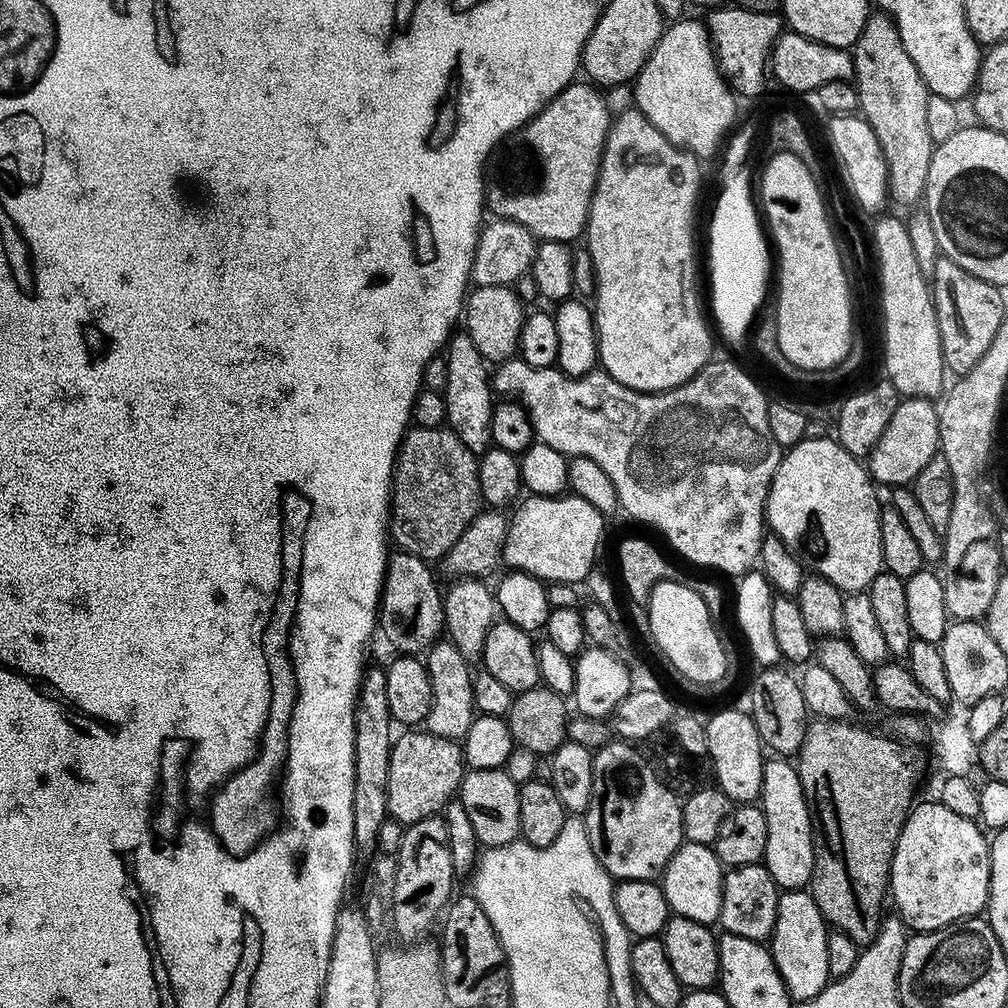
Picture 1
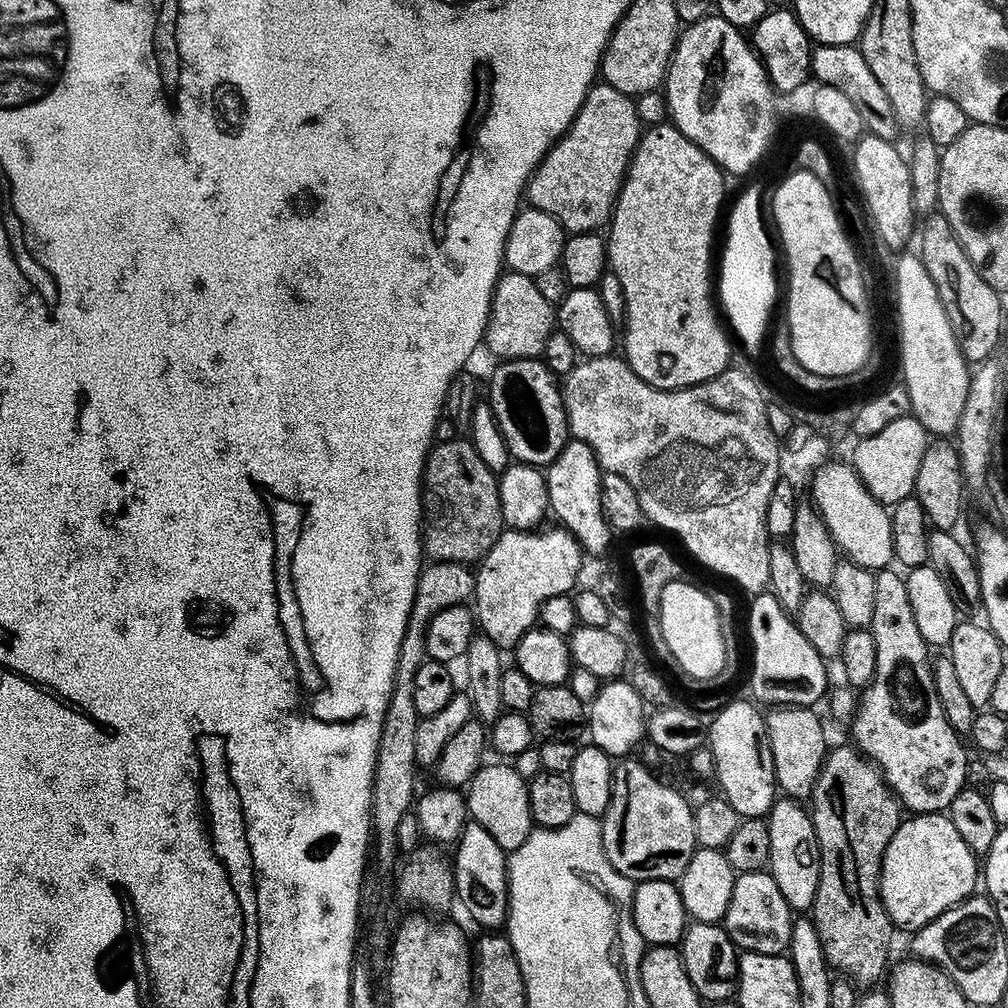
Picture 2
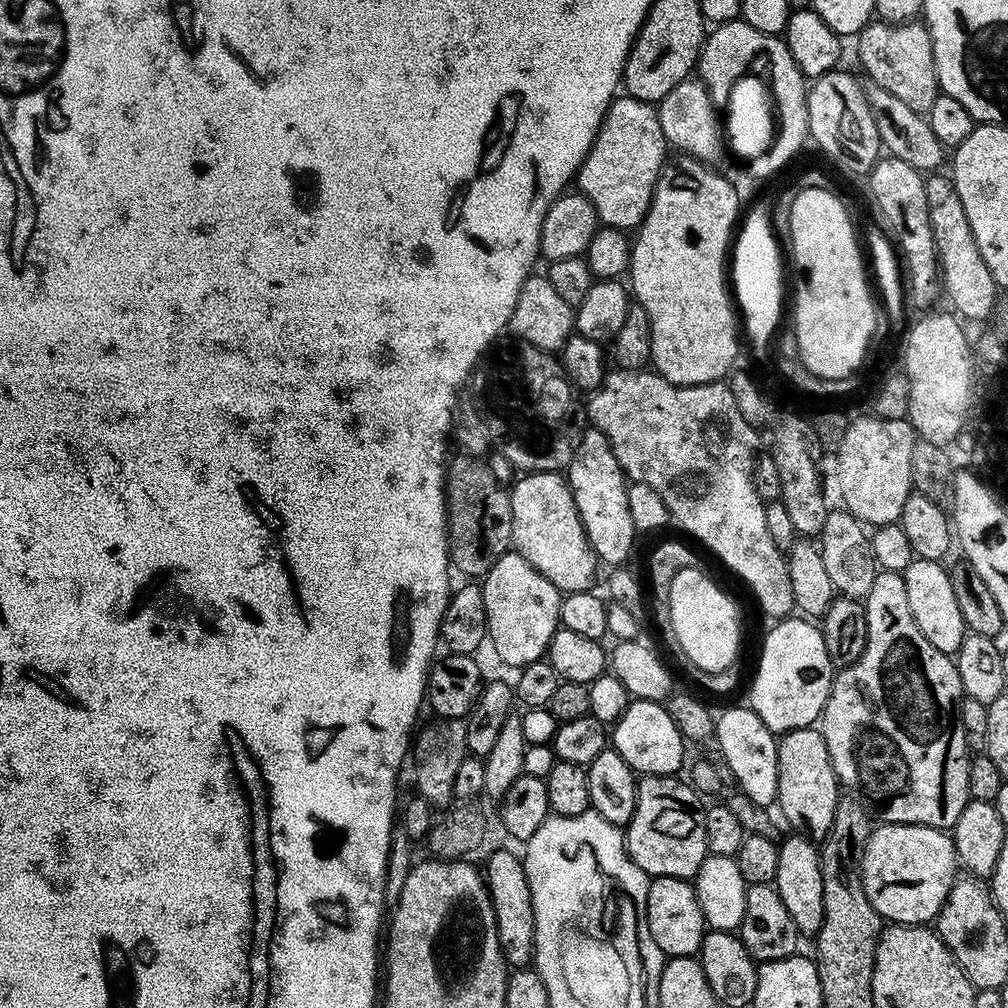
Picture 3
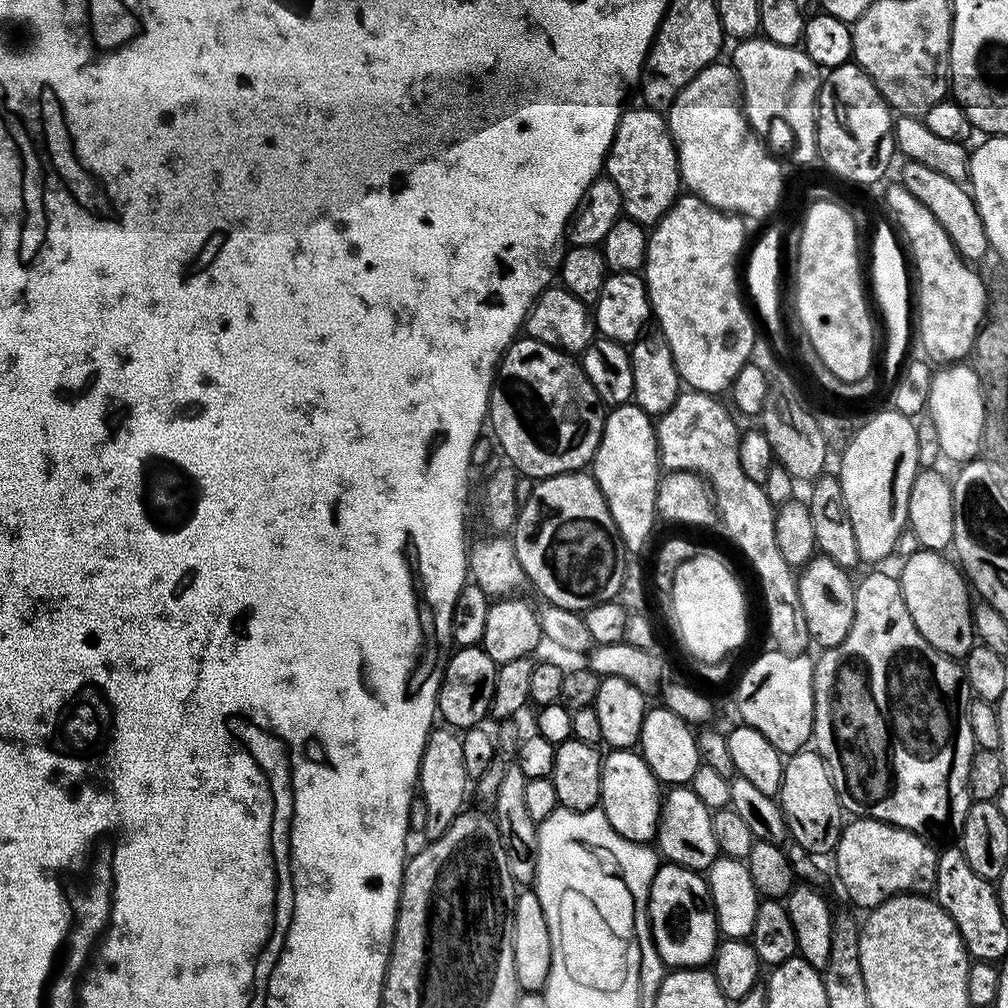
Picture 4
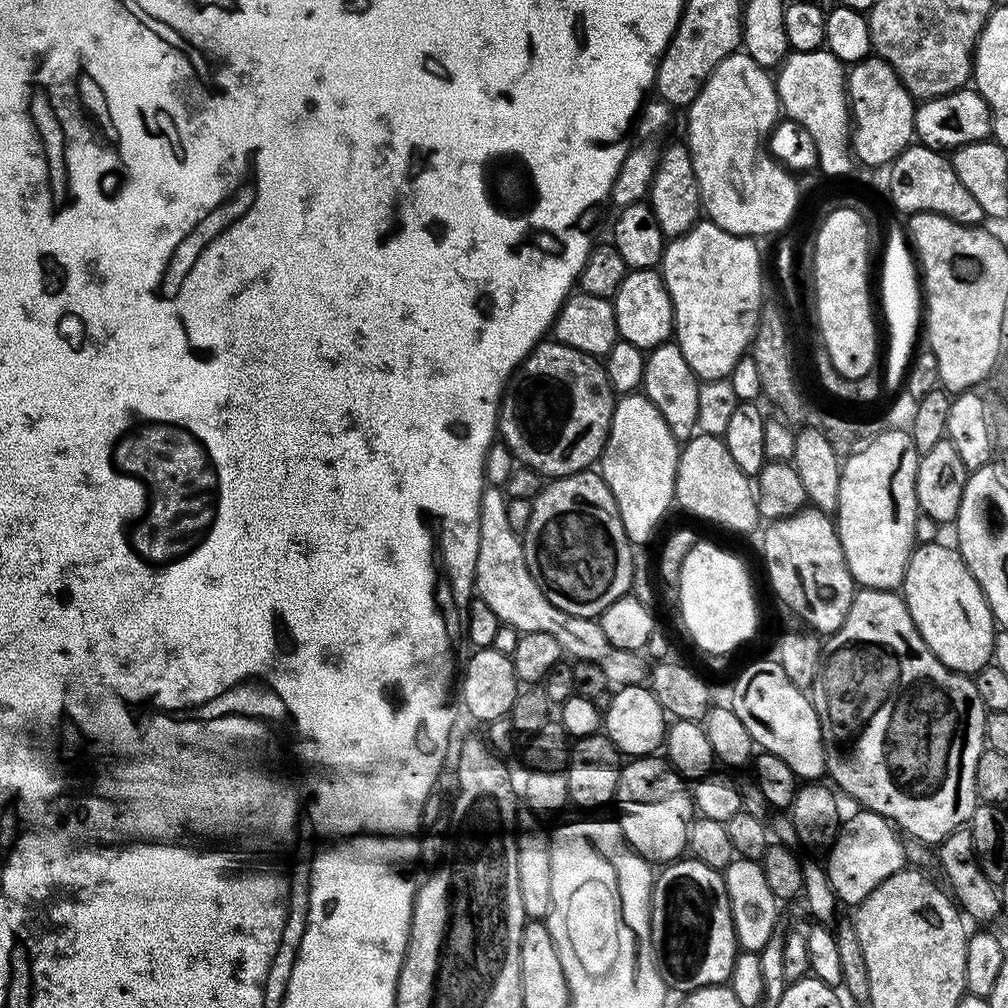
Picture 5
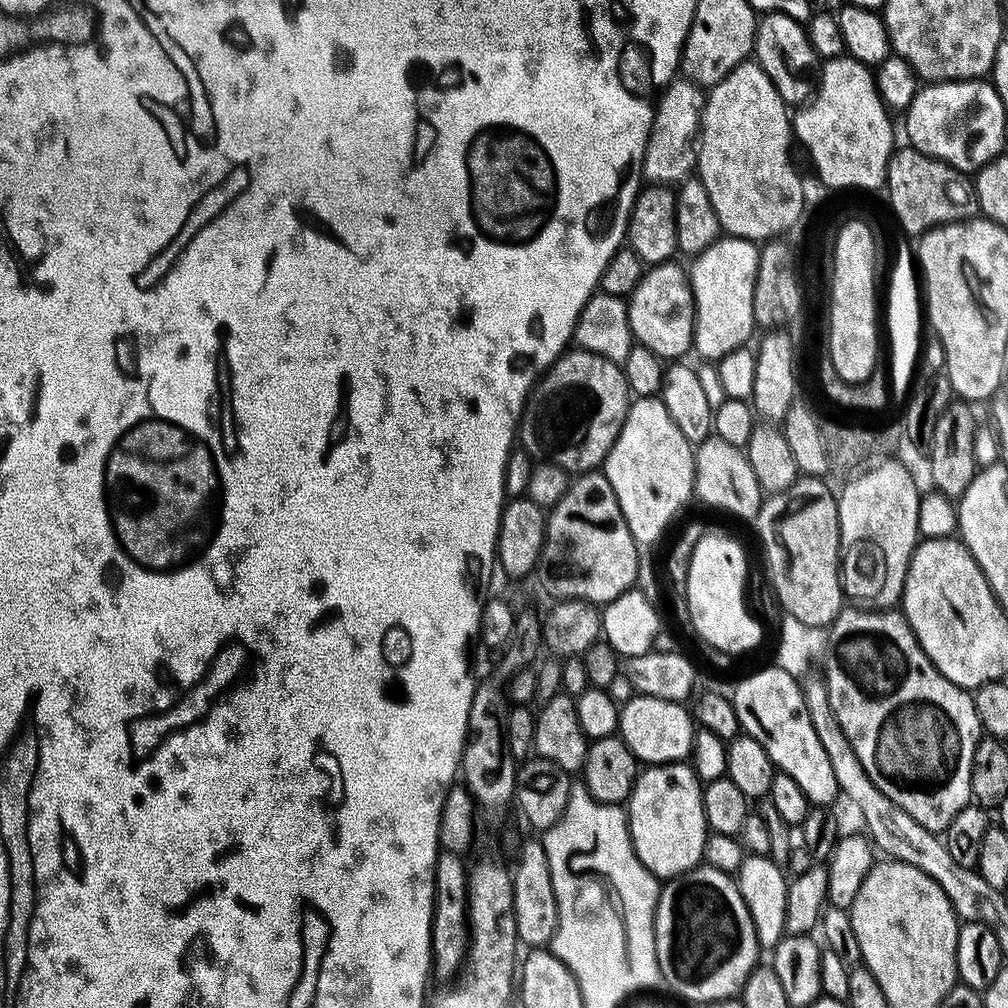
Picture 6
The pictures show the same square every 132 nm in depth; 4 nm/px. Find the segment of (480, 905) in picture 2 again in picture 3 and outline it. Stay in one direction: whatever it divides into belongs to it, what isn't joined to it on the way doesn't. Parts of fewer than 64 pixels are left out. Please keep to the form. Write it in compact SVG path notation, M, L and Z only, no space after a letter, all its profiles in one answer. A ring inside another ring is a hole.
M496 852L488 860L486 887L492 897L492 910L496 915L496 925L500 928L500 945L505 961L513 969L524 970L533 963L536 947L536 927L534 926L534 906L530 898L530 886L524 873L524 865L519 855L510 852Z

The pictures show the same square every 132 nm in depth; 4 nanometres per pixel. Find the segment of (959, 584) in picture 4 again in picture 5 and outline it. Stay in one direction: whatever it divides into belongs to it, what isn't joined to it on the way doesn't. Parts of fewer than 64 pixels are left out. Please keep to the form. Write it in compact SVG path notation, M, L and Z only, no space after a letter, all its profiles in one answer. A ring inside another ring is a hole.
M940 543L920 544L913 551L904 575L902 595L910 610L910 618L928 649L947 668L975 674L992 660L998 628L988 599L972 577L971 570L964 565L959 551Z

